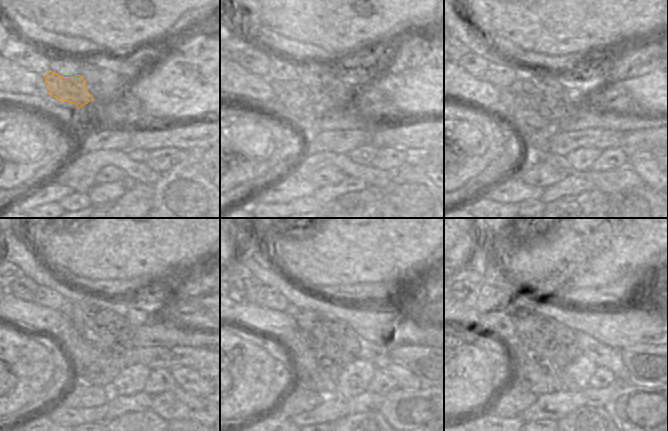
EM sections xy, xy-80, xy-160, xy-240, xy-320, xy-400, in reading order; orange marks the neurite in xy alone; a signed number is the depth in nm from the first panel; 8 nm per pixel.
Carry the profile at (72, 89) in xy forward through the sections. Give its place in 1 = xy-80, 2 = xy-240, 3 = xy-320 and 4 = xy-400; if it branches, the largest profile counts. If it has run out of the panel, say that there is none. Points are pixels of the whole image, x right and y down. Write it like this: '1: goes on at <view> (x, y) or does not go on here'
1: goes on at xy-80 (295, 107)
2: goes on at xy-240 (90, 365)
3: goes on at xy-320 (314, 370)
4: goes on at xy-400 (537, 374)

